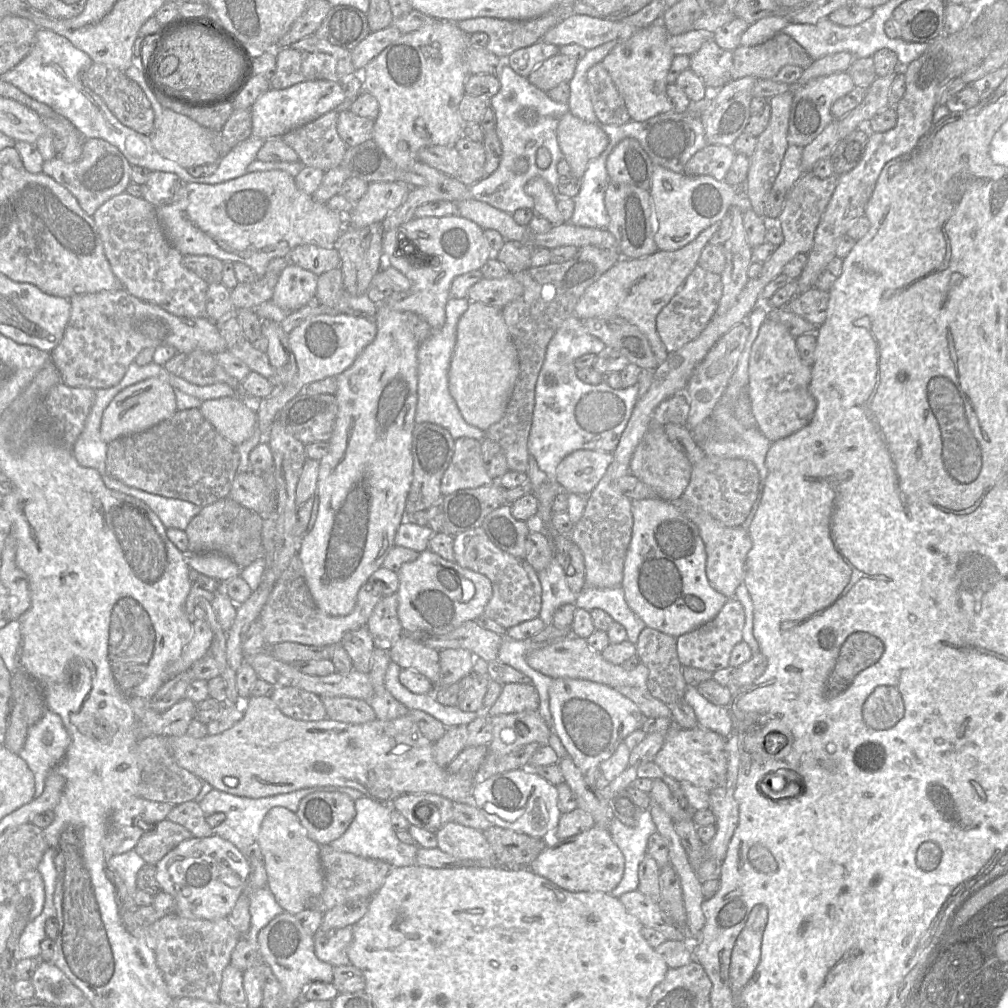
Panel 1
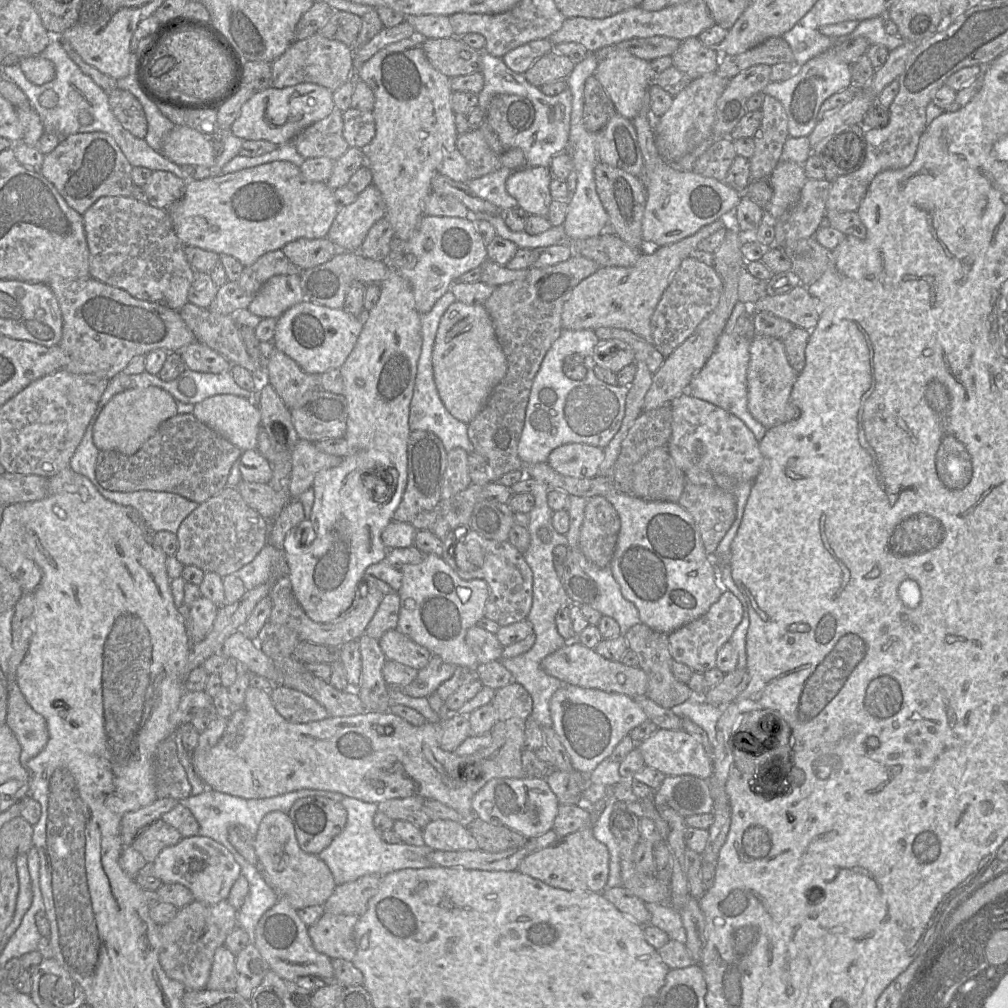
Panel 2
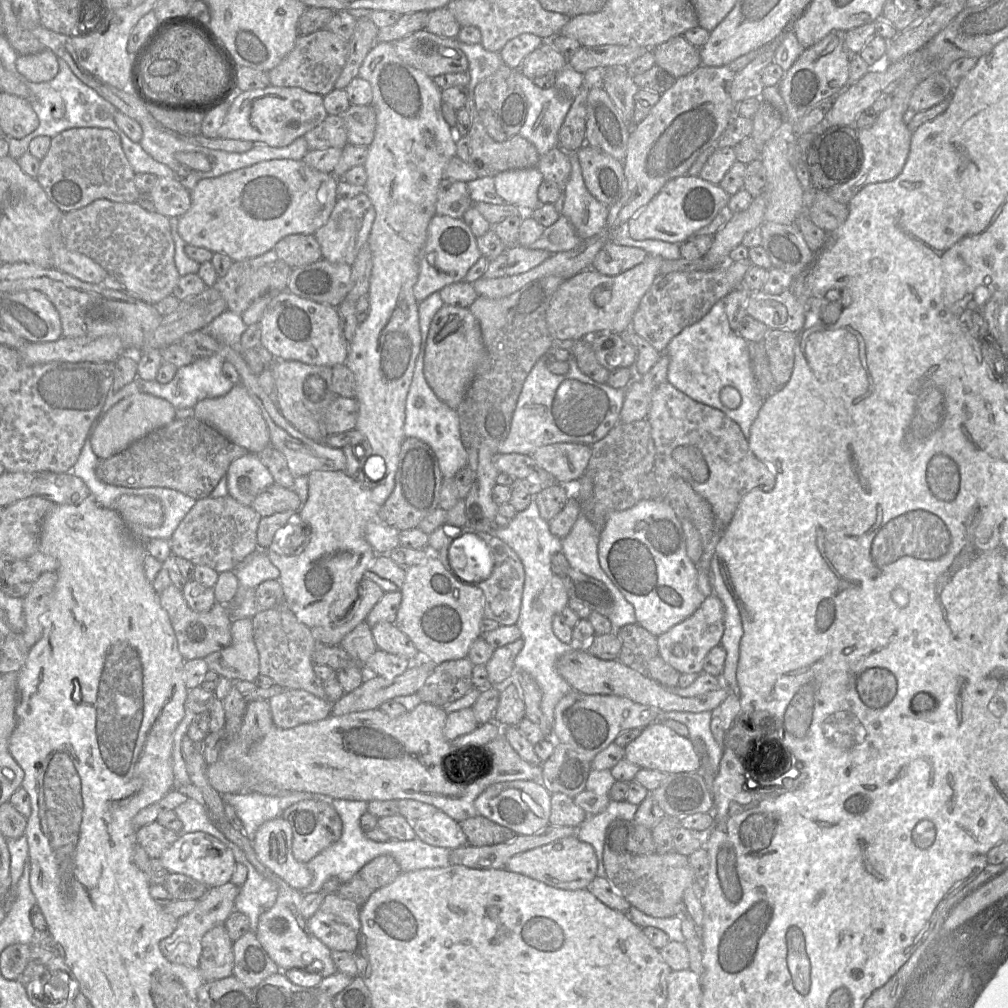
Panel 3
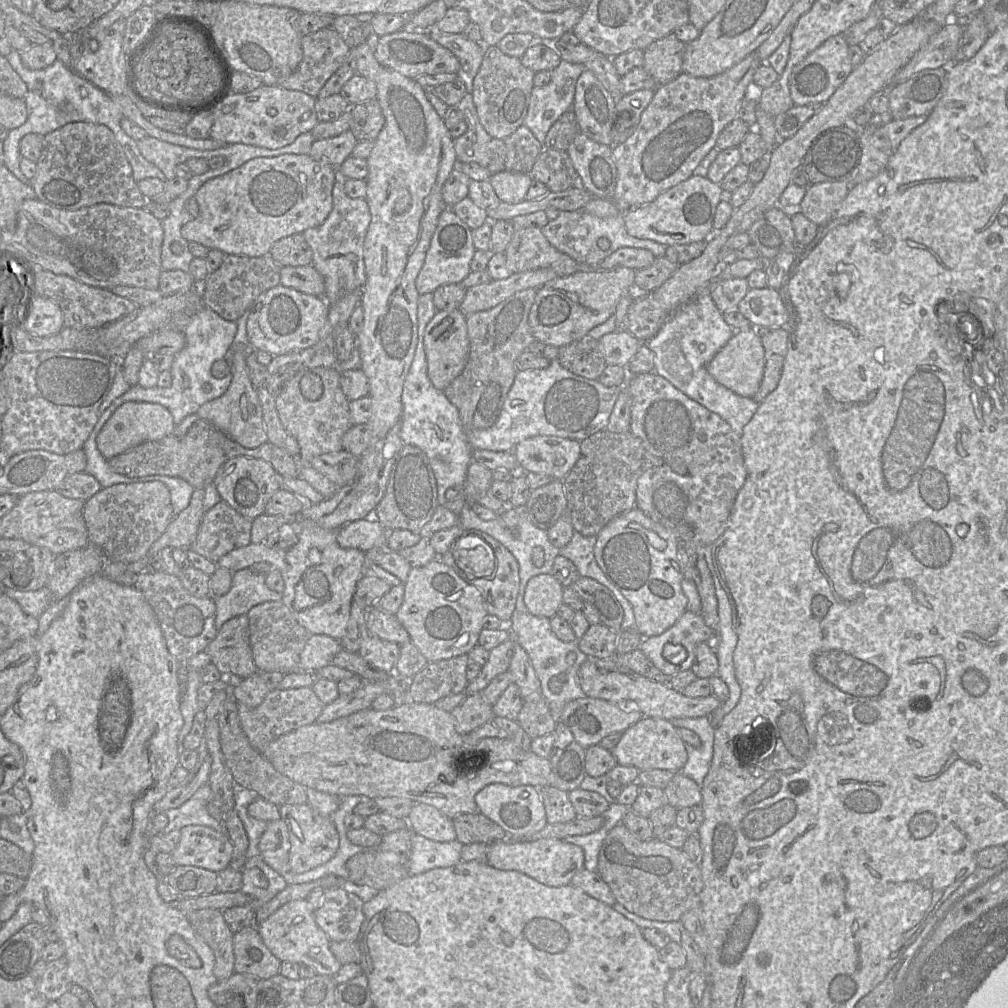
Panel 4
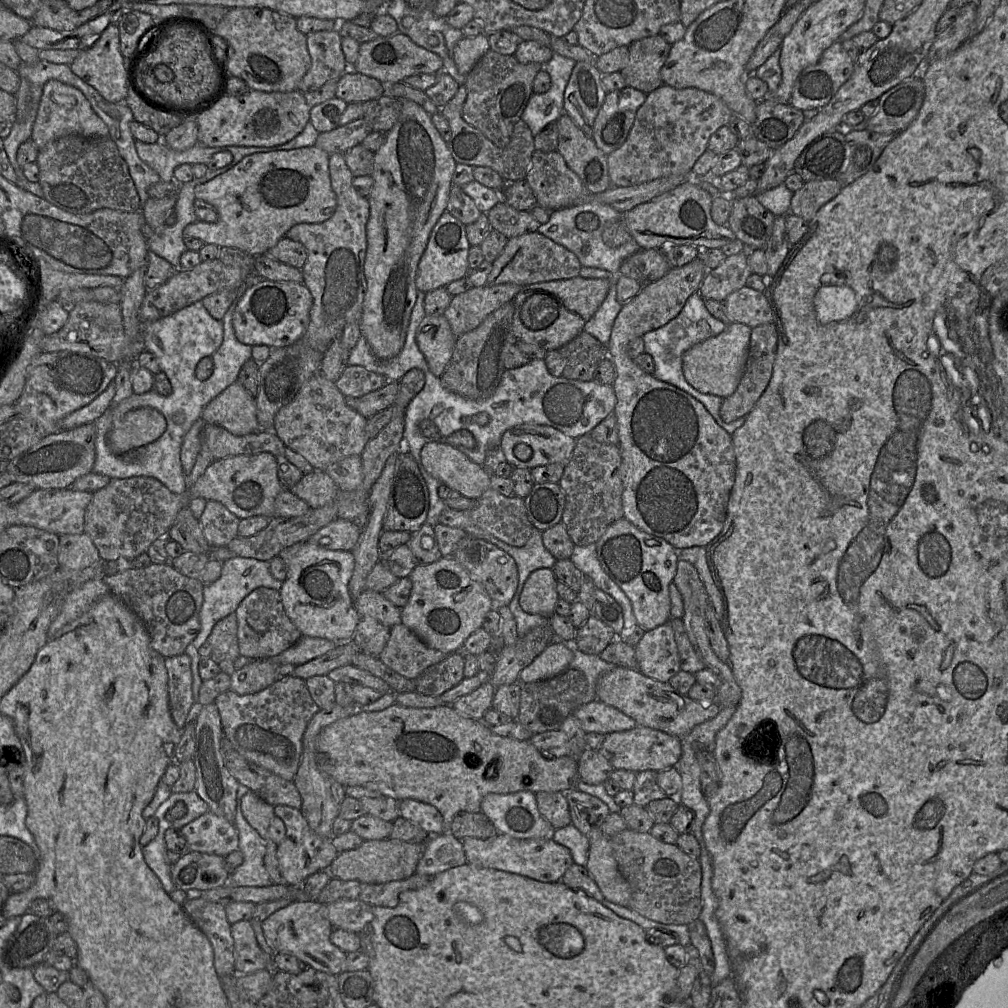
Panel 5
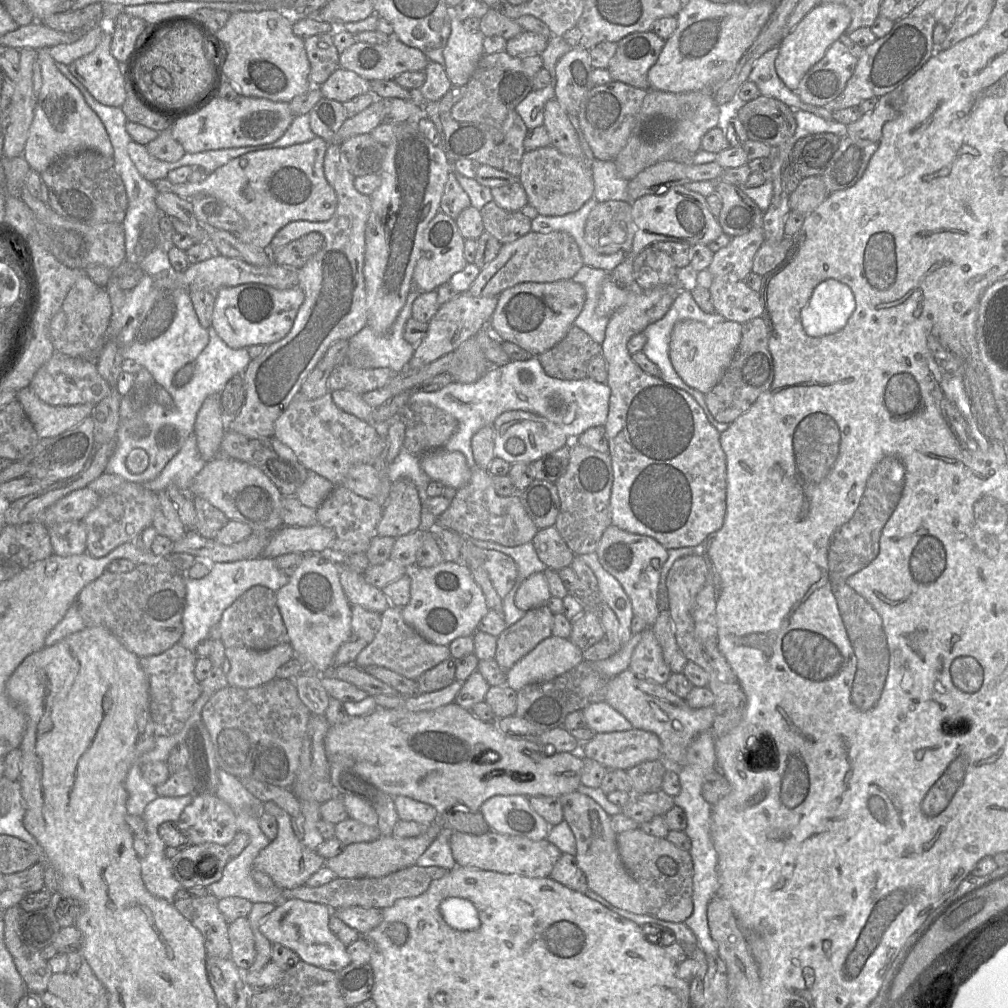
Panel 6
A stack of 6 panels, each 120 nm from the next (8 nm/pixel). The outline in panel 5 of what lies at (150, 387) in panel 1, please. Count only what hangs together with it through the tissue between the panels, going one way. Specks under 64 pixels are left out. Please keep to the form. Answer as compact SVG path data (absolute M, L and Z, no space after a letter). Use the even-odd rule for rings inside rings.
M144 407L131 410L113 426L108 435L109 448L114 454L122 456L156 441L166 427L165 417L156 409Z

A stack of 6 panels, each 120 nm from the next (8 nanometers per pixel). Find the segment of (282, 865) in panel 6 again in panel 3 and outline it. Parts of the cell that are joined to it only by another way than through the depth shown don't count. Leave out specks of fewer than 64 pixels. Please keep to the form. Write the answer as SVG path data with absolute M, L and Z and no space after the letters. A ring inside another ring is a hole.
M304 800L297 802L283 812L282 818L291 826L294 858L301 863L309 863L315 856L337 842L343 833L342 820L328 801Z

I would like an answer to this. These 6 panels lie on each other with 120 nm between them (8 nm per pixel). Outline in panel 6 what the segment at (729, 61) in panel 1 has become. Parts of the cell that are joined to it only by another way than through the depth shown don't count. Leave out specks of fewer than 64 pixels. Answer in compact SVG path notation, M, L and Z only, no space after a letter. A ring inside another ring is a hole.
M652 31L632 33L617 42L607 70L614 82L649 90L648 72L656 63L665 40Z

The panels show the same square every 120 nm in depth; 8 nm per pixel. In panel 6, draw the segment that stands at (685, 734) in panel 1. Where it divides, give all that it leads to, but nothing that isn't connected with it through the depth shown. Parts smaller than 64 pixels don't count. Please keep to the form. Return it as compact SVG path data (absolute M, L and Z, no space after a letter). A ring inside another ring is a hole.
M632 728L596 733L590 741L581 744L579 753L608 770L626 771L642 762L662 759L662 746L656 734Z

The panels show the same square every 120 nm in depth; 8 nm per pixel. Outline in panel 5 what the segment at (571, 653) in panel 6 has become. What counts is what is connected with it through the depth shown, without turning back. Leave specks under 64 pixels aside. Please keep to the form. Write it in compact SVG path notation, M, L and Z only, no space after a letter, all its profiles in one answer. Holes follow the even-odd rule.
M553 641L519 674L518 683L546 680L568 669L573 660L570 644Z

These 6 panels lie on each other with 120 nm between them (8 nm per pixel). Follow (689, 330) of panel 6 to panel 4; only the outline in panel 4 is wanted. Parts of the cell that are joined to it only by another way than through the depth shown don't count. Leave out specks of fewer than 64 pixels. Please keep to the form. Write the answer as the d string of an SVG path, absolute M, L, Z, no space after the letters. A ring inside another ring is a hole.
M755 327L736 330L726 345L707 366L709 374L721 385L742 397L753 398L759 390L765 369L765 350Z

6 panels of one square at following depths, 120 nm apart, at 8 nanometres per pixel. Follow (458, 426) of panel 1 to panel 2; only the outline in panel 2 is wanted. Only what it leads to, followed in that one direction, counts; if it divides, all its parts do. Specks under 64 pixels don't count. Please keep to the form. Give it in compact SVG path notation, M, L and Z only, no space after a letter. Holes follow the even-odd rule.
M447 291L434 305L430 312L422 315L422 347L417 365L417 374L412 400L410 403L409 428L410 431L424 430L438 436L446 451L454 448L463 448L468 454L474 450L469 440L467 424L454 418L443 404L434 380L432 353L440 320L448 307L456 302L454 294Z

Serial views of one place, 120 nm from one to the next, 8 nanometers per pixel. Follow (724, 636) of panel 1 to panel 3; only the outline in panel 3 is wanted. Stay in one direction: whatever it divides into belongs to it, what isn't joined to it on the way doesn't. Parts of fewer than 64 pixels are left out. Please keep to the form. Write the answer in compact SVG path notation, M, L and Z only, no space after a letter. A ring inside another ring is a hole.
M713 593L691 616L657 637L659 656L681 674L700 674L703 672L704 658L713 647L720 645L723 632L724 607L721 600ZM677 644L684 650L682 657L677 657L672 653L673 645Z

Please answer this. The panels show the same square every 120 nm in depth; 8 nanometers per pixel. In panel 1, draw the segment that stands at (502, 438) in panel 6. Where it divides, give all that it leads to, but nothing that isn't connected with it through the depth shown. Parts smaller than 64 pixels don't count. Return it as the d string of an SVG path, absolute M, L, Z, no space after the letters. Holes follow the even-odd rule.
M576 450L557 466L554 481L567 494L588 496L613 461L612 453Z

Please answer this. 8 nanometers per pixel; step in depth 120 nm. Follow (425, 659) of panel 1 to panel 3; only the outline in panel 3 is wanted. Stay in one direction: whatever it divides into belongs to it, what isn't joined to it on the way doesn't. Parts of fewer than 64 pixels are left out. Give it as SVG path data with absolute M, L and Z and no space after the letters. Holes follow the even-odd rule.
M379 622L371 627L371 632L378 649L410 661L420 660L413 642L394 623Z

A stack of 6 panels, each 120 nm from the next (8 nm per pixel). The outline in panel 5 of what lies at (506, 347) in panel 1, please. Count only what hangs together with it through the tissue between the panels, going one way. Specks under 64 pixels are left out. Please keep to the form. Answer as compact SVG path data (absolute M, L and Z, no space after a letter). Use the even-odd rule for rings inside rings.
M426 315L416 330L416 341L428 363L430 371L437 377L443 375L449 363L457 337L443 315Z

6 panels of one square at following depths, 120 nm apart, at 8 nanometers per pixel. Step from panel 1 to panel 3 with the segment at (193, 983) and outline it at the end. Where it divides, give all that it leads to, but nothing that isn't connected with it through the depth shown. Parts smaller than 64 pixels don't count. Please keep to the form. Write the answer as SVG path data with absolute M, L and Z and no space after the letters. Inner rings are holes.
M231 881L214 888L198 900L196 907L187 915L178 919L175 933L160 942L163 955L171 962L189 967L199 967L202 953L202 938L210 929L224 925L230 914L235 910L235 900L240 888Z

